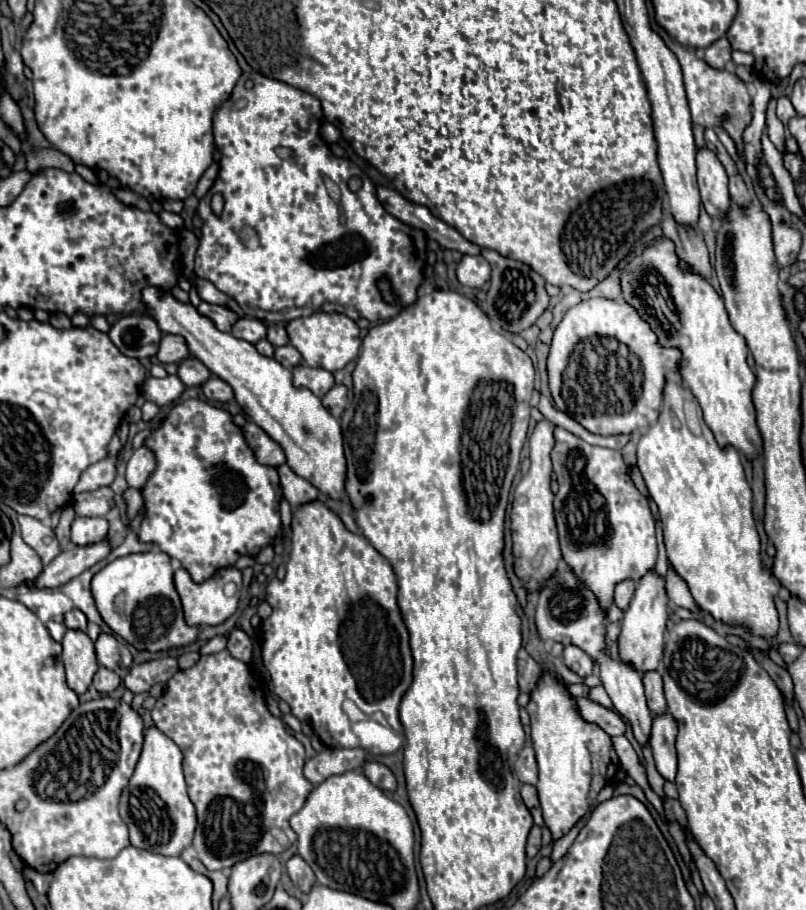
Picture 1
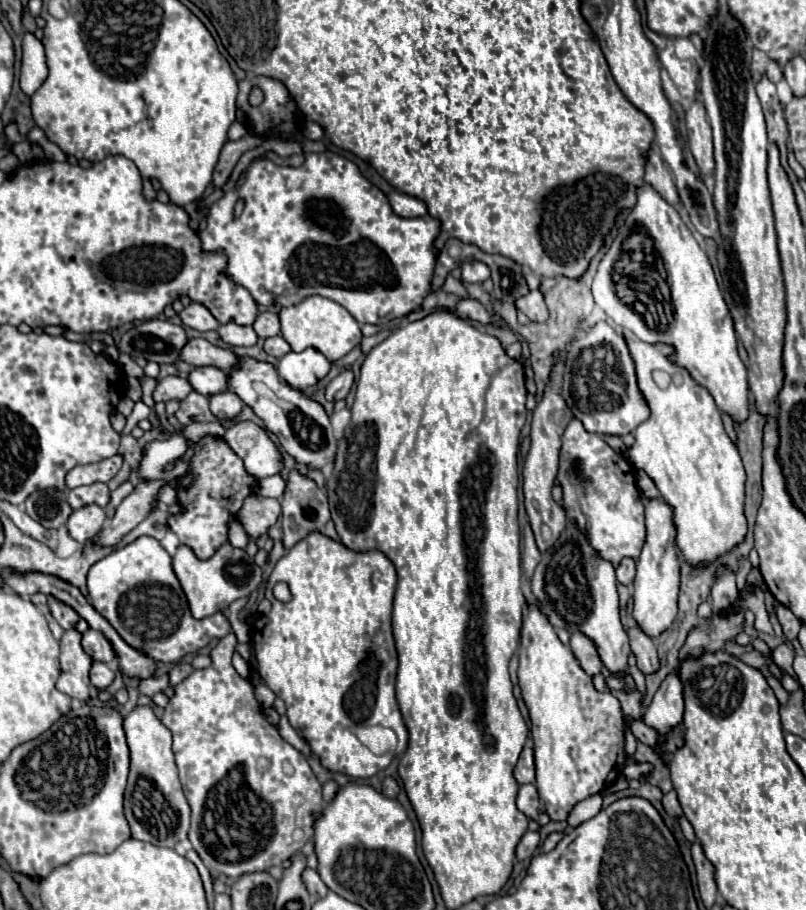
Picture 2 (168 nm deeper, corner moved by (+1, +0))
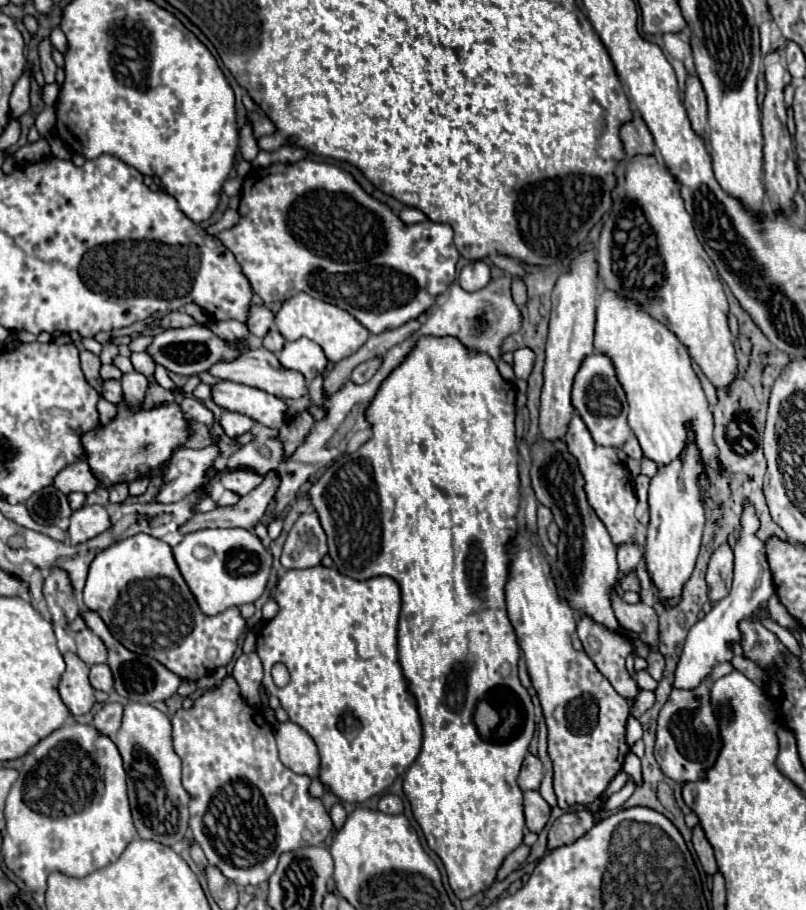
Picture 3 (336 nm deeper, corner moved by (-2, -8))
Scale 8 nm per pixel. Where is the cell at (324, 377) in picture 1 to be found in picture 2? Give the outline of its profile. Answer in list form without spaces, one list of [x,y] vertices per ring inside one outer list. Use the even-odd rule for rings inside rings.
[[[306,348],[302,352],[288,352],[278,364],[278,374],[294,388],[316,386],[330,370],[330,360],[322,356],[316,348]]]

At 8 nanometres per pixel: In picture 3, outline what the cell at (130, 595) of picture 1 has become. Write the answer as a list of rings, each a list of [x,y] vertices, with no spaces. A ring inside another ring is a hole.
[[[135,534],[101,550],[89,568],[89,578],[83,590],[83,598],[85,606],[89,610],[99,612],[111,634],[127,650],[151,656],[159,660],[165,668],[175,672],[179,678],[193,682],[205,674],[211,674],[215,668],[225,666],[233,658],[241,634],[249,630],[247,622],[239,614],[239,608],[227,608],[217,616],[203,616],[175,564],[171,548],[163,540],[157,540],[149,534]]]

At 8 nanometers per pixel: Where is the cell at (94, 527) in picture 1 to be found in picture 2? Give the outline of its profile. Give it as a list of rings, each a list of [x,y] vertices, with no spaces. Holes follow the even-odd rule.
[[[88,504],[86,508],[78,508],[70,514],[68,532],[76,542],[84,544],[86,540],[98,536],[98,532],[102,530],[104,520],[106,520],[104,510],[96,504]]]

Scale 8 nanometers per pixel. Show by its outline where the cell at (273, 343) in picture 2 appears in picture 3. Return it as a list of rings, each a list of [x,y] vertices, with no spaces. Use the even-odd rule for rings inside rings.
[[[273,326],[269,332],[267,332],[267,336],[263,338],[263,346],[269,350],[269,352],[273,352],[273,354],[279,354],[281,350],[283,350],[283,346],[285,346],[285,338],[277,332],[277,328]]]

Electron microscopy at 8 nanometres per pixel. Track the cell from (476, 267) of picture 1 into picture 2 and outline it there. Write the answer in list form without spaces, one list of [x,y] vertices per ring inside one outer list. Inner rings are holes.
[[[484,262],[462,264],[462,282],[484,282],[490,278],[490,268]]]

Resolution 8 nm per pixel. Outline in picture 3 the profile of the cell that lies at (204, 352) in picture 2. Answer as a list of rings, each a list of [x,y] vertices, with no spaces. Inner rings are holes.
[[[257,348],[257,350],[247,350],[243,354],[239,354],[235,360],[231,362],[215,362],[209,370],[211,376],[217,376],[221,380],[233,380],[233,382],[241,382],[259,390],[265,390],[277,398],[299,398],[303,394],[307,394],[307,382],[303,380],[303,376],[299,372],[289,372],[285,368],[281,368],[279,360],[275,358],[273,352],[265,350],[265,348]]]

